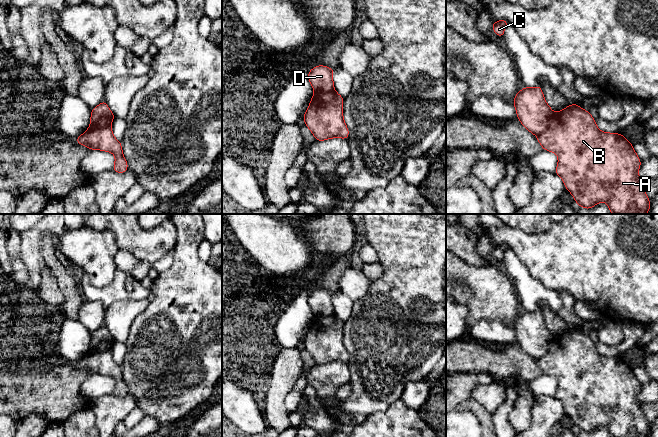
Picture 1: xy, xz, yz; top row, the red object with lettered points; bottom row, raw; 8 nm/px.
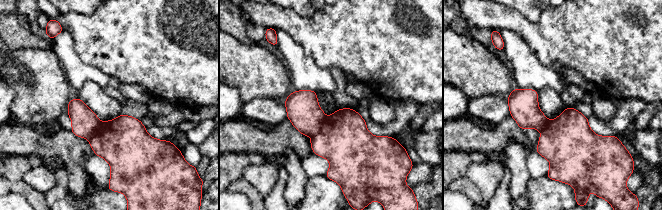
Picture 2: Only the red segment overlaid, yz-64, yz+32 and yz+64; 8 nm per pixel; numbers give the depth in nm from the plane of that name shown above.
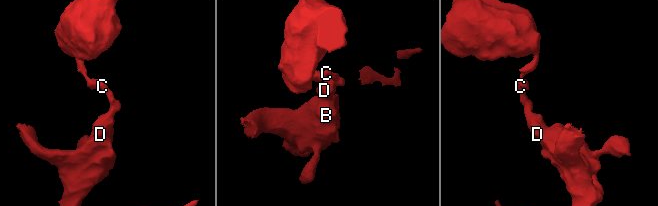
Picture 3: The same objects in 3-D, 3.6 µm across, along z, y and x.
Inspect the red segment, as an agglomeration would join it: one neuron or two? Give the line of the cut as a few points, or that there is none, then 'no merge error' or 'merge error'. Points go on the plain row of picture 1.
cut in yz along (553, 337), (545, 352), (537, 360); merge error

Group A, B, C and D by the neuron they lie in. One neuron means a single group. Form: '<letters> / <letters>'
A B / C D

